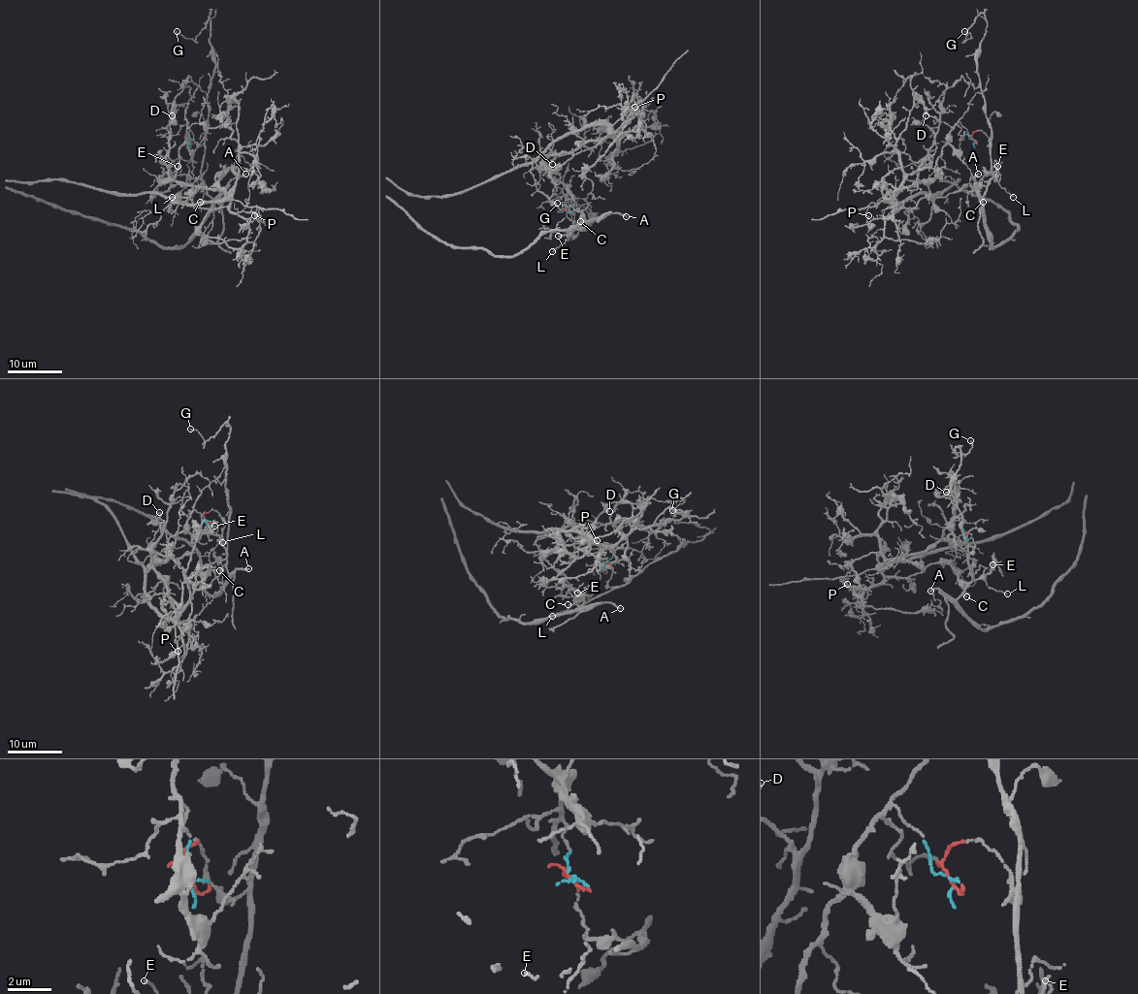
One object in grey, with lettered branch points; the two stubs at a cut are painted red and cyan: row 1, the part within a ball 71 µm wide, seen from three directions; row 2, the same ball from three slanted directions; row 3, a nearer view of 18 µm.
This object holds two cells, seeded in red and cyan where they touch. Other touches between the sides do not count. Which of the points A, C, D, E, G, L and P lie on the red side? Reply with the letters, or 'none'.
A, C, E, G, L

